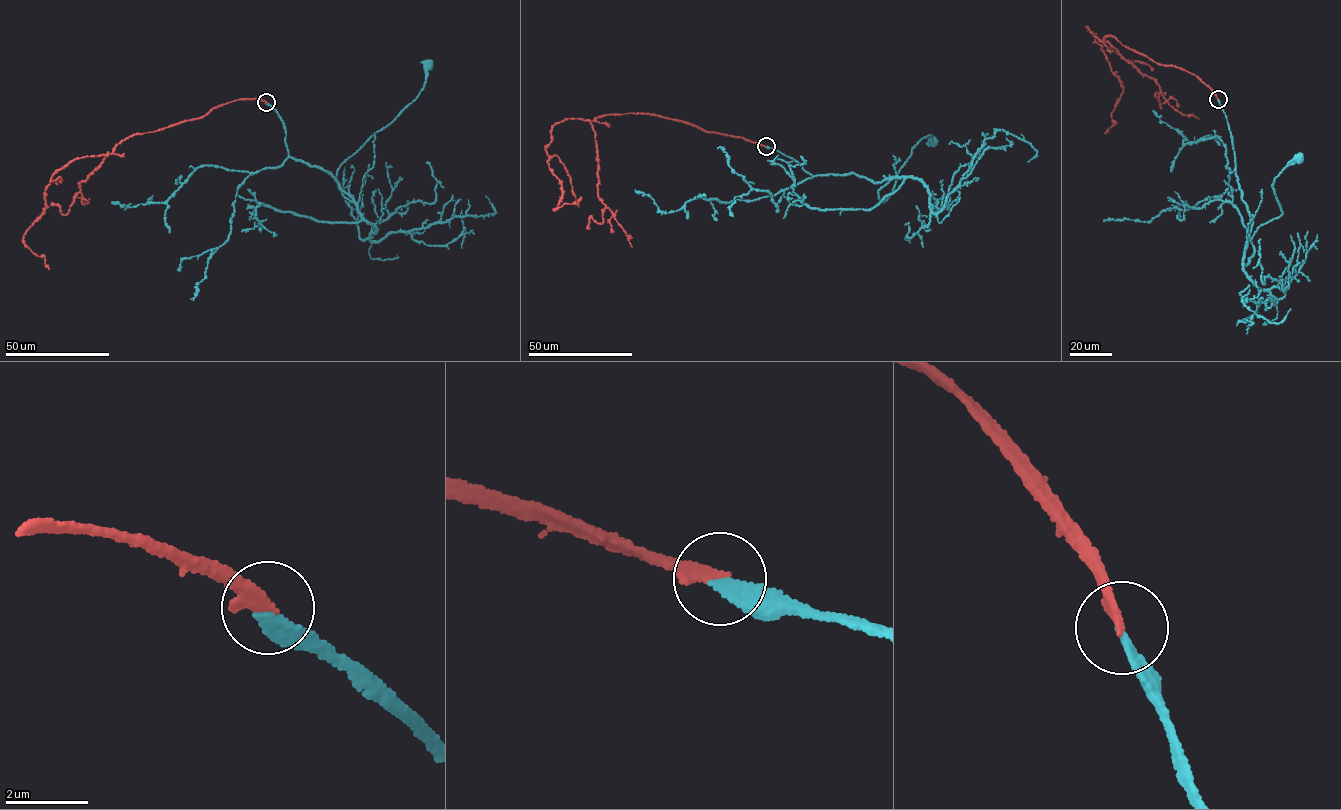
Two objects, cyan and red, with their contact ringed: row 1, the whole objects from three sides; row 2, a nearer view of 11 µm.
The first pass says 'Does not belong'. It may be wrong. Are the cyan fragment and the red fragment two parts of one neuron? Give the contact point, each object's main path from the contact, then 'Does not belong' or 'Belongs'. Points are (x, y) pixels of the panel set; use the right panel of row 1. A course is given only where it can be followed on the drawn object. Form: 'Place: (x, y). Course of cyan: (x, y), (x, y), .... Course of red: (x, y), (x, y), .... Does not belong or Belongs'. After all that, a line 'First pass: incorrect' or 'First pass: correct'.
Place: (1218, 99). Course of cyan: (1217, 99), (1252, 222), (1247, 244), (1259, 227), (1283, 212), (1272, 186), (1298, 158). Course of red: (1217, 99), (1197, 76), (1109, 35), (1102, 42), (1086, 26), (1123, 87), (1111, 114), (1116, 122), (1104, 132). Belongs
First pass: incorrect

